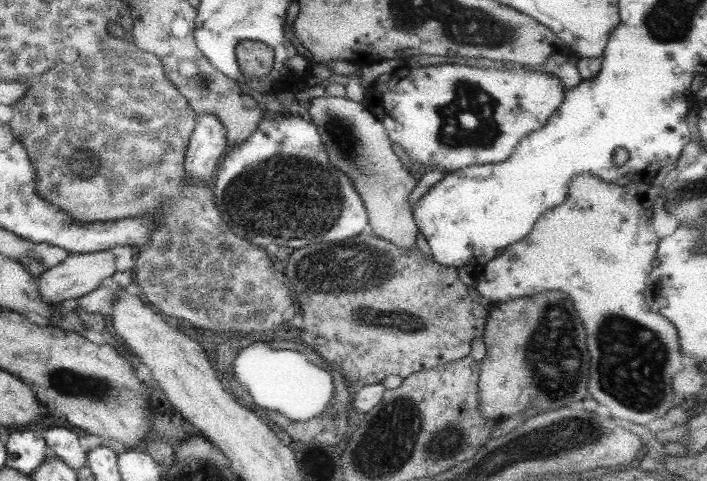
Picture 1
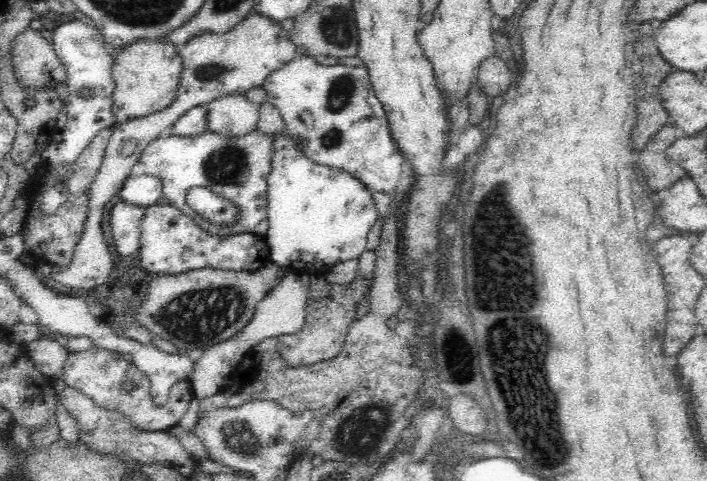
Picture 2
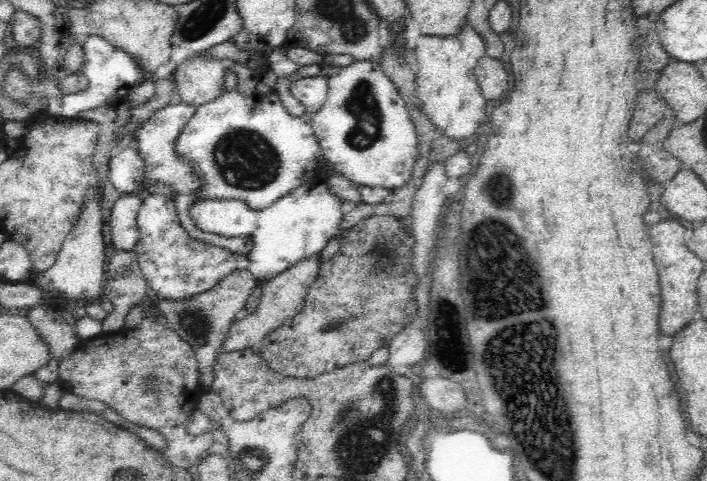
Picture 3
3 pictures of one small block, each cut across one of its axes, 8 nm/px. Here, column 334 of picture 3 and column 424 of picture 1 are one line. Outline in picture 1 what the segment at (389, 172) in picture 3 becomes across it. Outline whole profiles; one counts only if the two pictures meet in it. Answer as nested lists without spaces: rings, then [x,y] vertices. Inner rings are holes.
[[[437,63],[424,67],[405,67],[396,69],[392,73],[392,78],[389,82],[381,83],[377,80],[373,81],[369,87],[365,88],[366,93],[361,104],[383,125],[386,135],[391,142],[397,142],[403,149],[403,154],[409,158],[410,162],[421,164],[424,170],[437,166],[444,170],[446,174],[451,174],[460,168],[465,168],[471,165],[482,164],[497,164],[503,162],[512,152],[517,143],[531,132],[543,128],[546,120],[552,112],[557,110],[557,107],[562,104],[565,88],[561,86],[561,81],[550,73],[538,69],[529,69],[525,67],[517,68],[512,66],[509,69],[503,67],[477,68],[465,66],[457,63]]]

